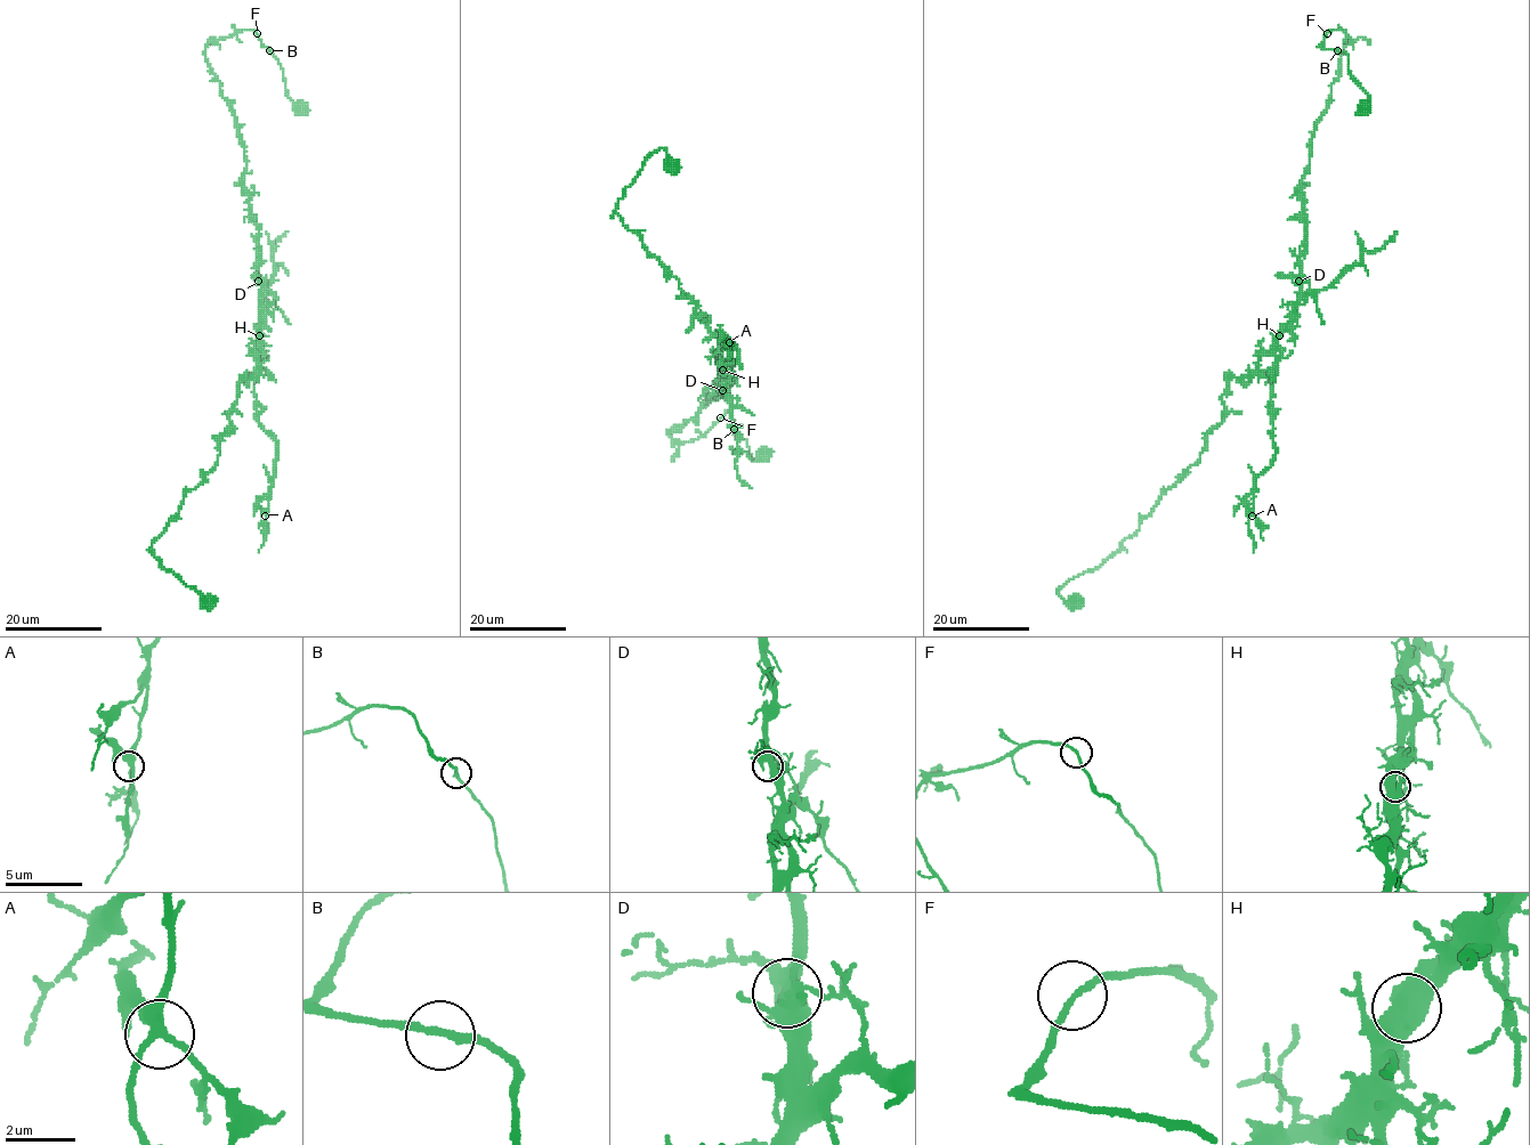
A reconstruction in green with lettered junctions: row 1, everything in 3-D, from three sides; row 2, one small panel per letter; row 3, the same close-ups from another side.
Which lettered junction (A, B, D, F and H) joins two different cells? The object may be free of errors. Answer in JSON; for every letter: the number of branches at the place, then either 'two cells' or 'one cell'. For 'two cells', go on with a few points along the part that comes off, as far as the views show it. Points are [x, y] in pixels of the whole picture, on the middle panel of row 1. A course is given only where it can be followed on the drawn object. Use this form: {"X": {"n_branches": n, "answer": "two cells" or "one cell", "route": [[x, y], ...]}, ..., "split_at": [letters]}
{"A": {"n_branches": 4, "answer": "one cell"}, "B": {"n_branches": 2, "answer": "one cell"}, "D": {"n_branches": 8, "answer": "one cell"}, "F": {"n_branches": 2, "answer": "one cell"}, "H": {"n_branches": 2, "answer": "two cells", "route": [[723, 370], [722, 397], [709, 389], [698, 413], [670, 435], [696, 440], [729, 411], [751, 459], [770, 449]]}, "split_at": ["H"]}

